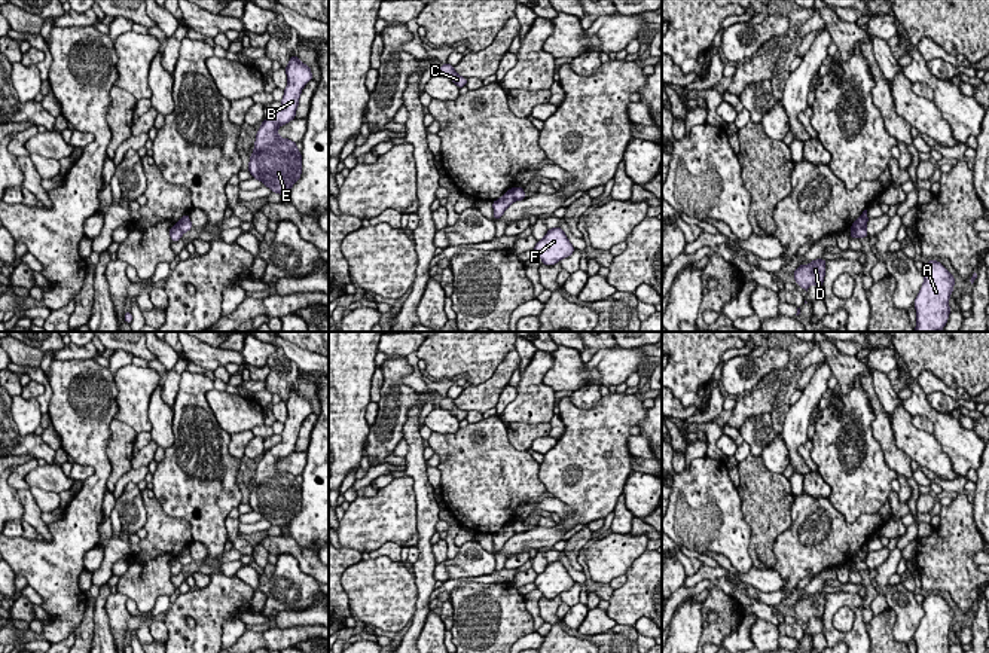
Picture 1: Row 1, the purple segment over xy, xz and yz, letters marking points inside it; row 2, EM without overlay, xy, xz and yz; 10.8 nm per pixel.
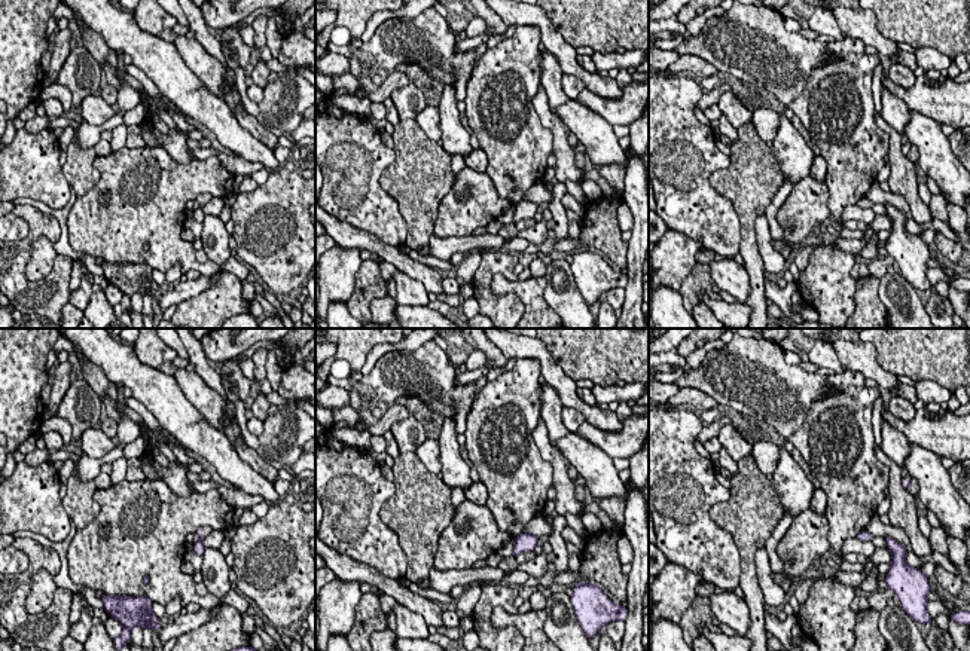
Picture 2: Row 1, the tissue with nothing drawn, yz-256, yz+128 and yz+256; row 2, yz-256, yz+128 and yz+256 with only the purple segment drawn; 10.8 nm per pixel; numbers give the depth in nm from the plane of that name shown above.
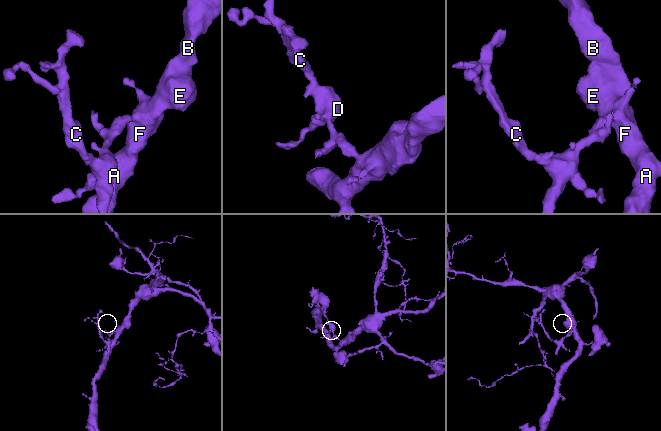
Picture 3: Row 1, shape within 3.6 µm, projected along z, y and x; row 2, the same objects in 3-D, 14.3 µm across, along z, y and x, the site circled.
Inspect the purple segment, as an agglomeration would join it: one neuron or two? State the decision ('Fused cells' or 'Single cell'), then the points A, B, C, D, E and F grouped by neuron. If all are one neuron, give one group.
Fused cells. Groups: A B E F / C D

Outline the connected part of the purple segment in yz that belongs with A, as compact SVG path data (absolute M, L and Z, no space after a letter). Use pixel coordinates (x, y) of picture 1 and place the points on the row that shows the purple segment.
M937 260L925 263L922 275L925 281L915 299L918 327L913 332L941 332L949 318L955 278Z

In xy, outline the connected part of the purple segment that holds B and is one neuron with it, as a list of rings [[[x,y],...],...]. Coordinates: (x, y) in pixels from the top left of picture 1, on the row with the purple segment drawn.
[[[291,55],[286,73],[287,88],[284,89],[281,107],[262,122],[248,164],[253,178],[260,180],[271,192],[283,196],[300,178],[302,155],[296,143],[281,138],[277,129],[296,118],[300,92],[312,80],[311,68],[296,55]]]

